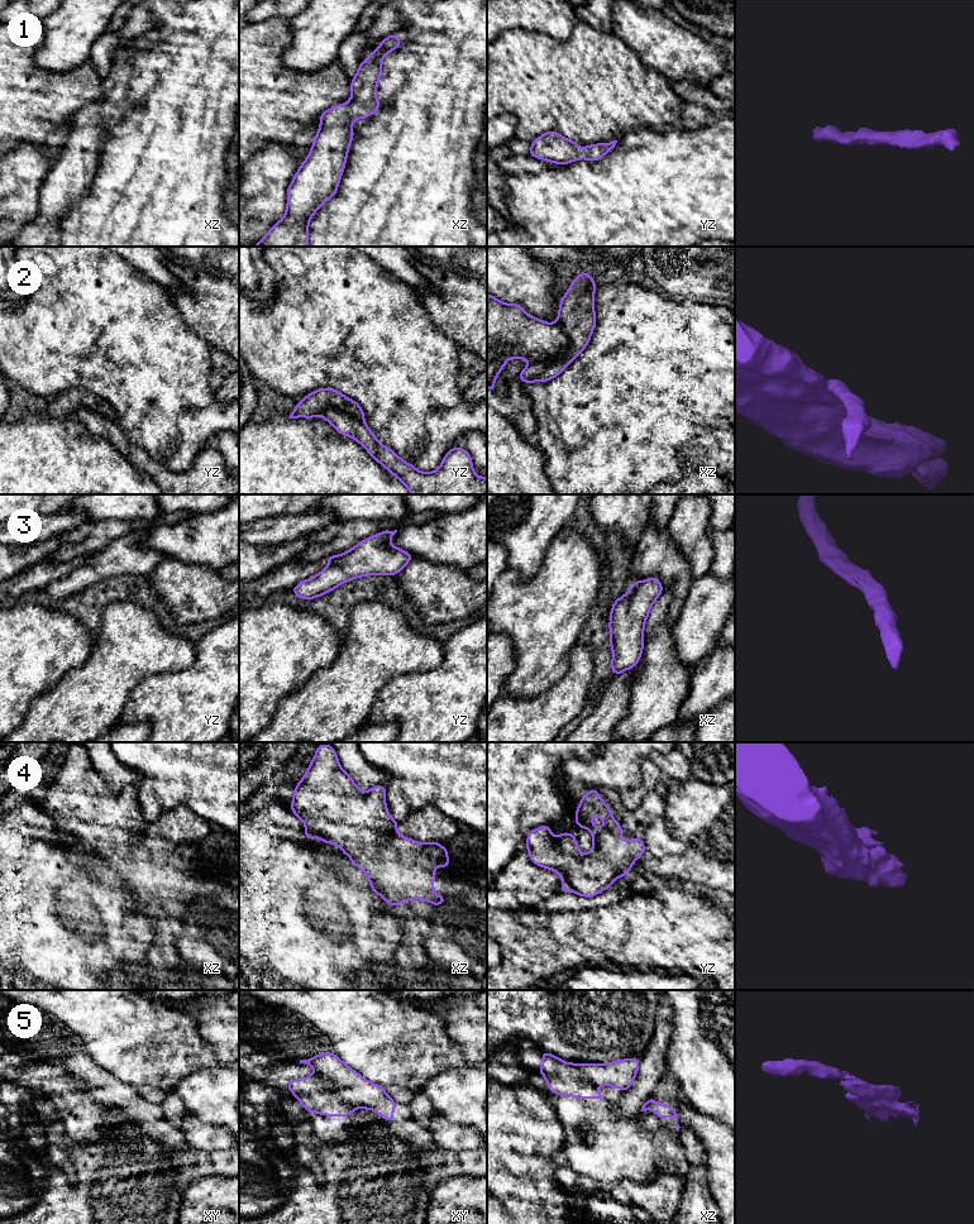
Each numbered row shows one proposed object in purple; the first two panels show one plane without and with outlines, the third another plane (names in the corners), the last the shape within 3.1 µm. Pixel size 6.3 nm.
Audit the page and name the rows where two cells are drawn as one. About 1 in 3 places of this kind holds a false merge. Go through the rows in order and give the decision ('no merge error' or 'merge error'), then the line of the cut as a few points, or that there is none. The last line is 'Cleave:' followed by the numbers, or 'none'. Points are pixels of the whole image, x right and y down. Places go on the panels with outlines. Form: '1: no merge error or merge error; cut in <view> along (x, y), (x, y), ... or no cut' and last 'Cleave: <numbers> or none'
1: no merge error; no cut
2: merge error; cut in xz along (558, 323), (567, 338), (567, 348), (549, 361), (530, 362)
3: merge error; cut in xz along (640, 582), (625, 596)
4: no merge error; no cut
5: merge error; cut in xy along (315, 1074), (326, 1077), (332, 1083), (332, 1090), (357, 1108)
Cleave: 2, 3, 5

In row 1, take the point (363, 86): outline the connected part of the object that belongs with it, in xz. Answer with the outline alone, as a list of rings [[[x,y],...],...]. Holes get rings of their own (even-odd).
[[[396,33],[385,38],[359,64],[350,81],[349,101],[320,115],[320,126],[309,156],[287,188],[285,216],[253,247],[309,247],[312,215],[338,191],[354,137],[352,124],[379,110],[381,104],[374,94],[382,75],[382,61],[401,44]]]

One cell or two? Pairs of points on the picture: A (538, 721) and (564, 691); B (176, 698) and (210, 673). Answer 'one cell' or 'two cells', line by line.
A: one cell
B: one cell

